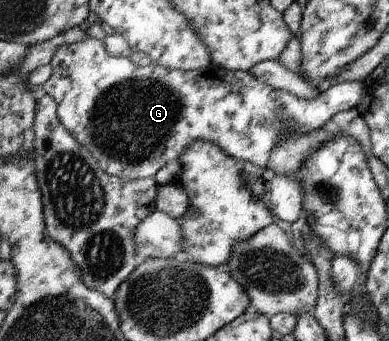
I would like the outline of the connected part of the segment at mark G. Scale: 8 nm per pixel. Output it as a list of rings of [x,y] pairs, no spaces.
[[[87,36],[79,43],[66,43],[56,51],[52,63],[54,74],[42,89],[59,104],[60,120],[76,138],[101,162],[101,167],[115,176],[130,180],[147,179],[161,174],[171,162],[181,162],[184,155],[198,141],[216,144],[225,155],[241,162],[251,162],[268,168],[272,151],[286,137],[307,135],[323,129],[325,124],[342,111],[356,108],[365,100],[371,81],[344,81],[331,83],[321,89],[320,96],[305,101],[289,91],[260,82],[250,71],[233,71],[212,65],[203,70],[168,70],[151,64],[142,68],[128,57],[115,57],[109,53],[105,40]]]

